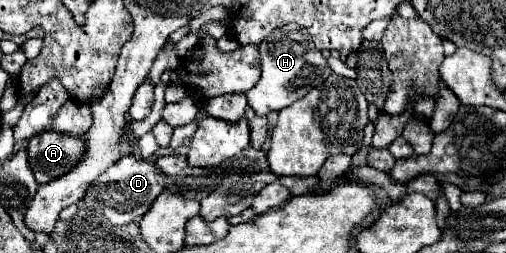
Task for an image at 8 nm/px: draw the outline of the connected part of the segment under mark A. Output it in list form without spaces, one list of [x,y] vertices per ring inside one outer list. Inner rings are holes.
[[[45,131],[29,139],[29,165],[35,177],[51,177],[65,175],[83,159],[87,133],[81,137],[71,133]]]

